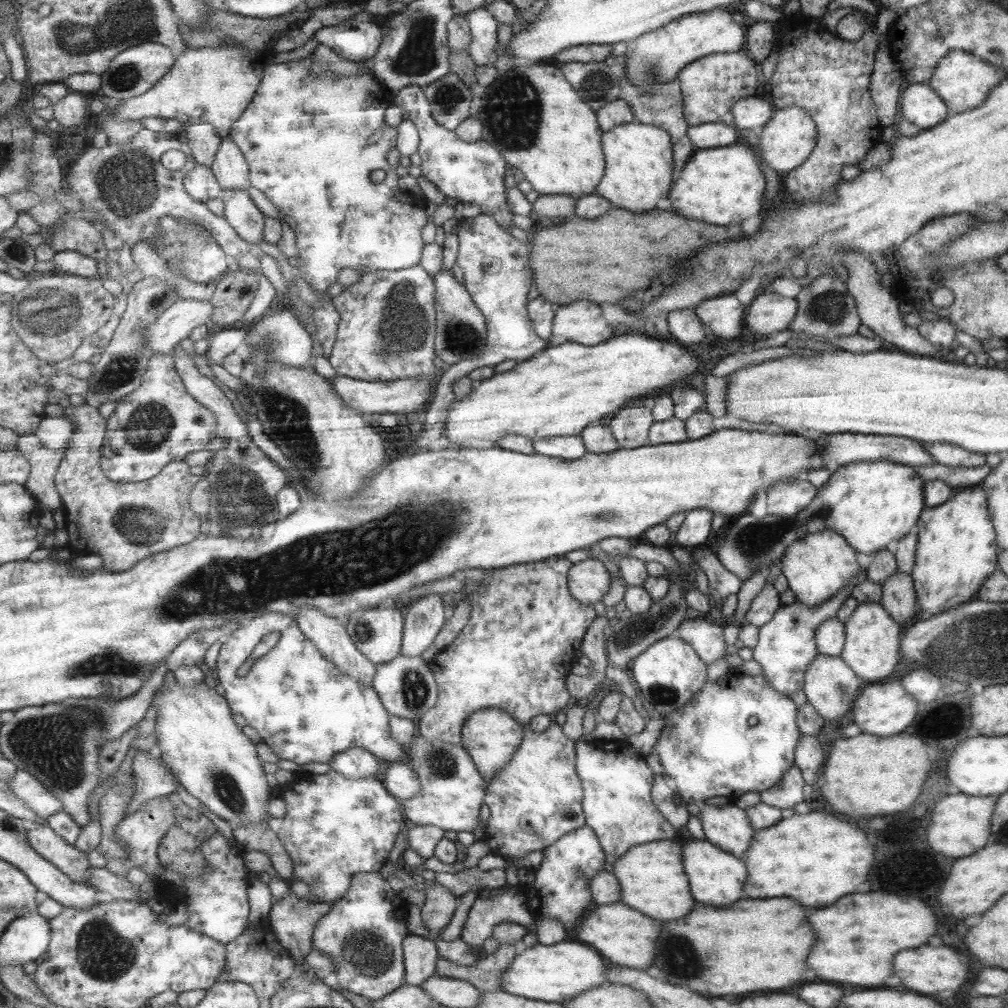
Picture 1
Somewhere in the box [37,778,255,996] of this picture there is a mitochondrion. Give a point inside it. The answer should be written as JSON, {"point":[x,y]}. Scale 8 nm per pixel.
{"point":[104,955]}

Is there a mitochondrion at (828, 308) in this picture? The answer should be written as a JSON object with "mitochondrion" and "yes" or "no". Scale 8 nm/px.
{"mitochondrion":"yes"}

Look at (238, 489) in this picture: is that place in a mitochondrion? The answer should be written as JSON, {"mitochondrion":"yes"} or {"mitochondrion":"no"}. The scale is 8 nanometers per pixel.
{"mitochondrion":"yes"}

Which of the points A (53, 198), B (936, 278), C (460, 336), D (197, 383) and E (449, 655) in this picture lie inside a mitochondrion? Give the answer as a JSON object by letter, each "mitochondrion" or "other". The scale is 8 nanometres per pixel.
{"A":"other","B":"other","C":"mitochondrion","D":"other","E":"other"}

